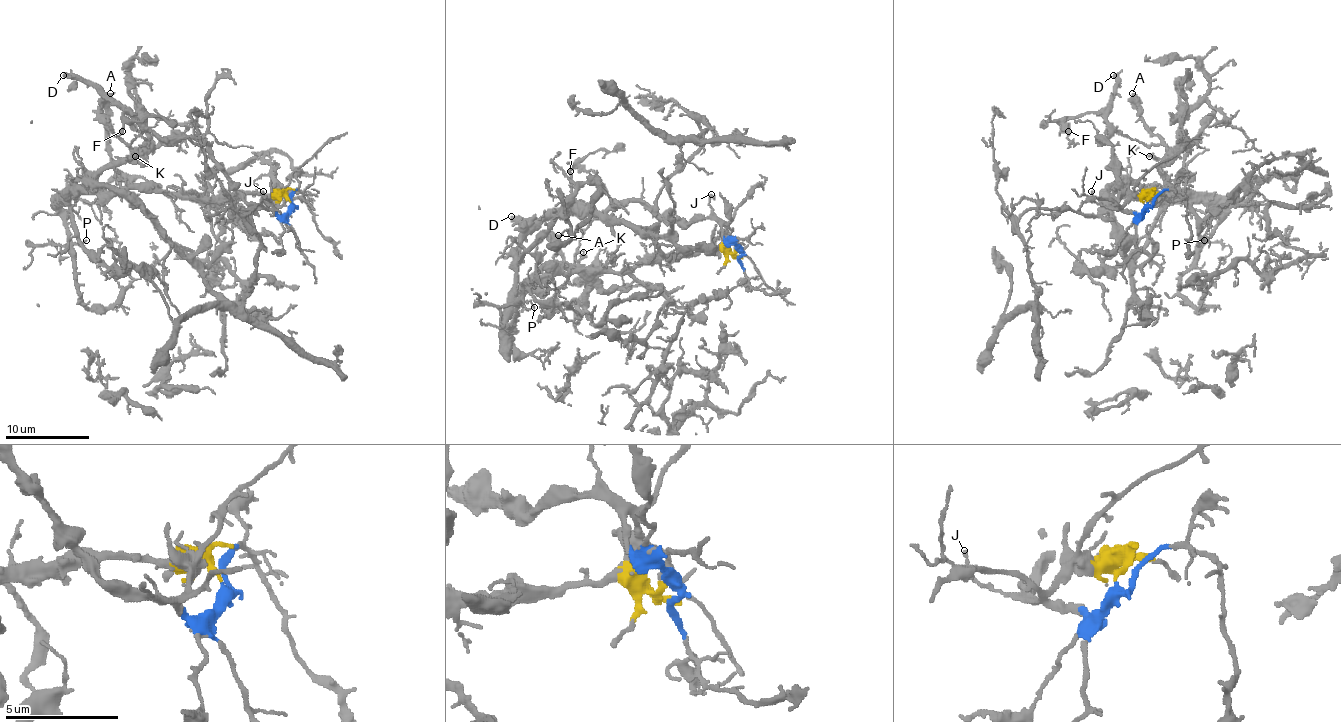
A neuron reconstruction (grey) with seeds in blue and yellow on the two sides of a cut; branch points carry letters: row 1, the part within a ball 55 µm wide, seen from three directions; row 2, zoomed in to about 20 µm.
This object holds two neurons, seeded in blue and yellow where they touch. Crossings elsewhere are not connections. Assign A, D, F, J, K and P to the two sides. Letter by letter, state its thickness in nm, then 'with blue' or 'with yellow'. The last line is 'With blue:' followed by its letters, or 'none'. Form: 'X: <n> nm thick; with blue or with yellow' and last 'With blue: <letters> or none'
A: 440 nm thick; with yellow
D: 440 nm thick; with blue
F: 80 nm thick; with blue
J: 110 nm thick; with blue
K: 240 nm thick; with yellow
P: 110 nm thick; with yellow
With blue: D, F, J

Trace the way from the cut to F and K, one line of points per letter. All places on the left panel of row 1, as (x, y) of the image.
F: (291, 204), (282, 214), (251, 206), (209, 147), (196, 139), (165, 139), (125, 112), (121, 131)
K: (291, 202), (282, 195), (270, 193), (196, 198), (173, 191), (96, 189), (94, 179), (106, 166), (136, 156)

